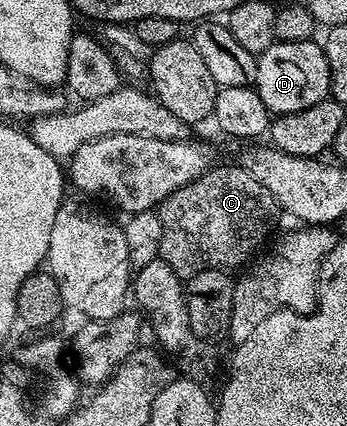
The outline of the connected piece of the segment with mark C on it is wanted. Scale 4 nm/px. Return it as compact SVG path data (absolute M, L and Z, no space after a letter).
M239 163L209 167L194 182L174 190L158 205L162 222L159 259L165 260L181 278L202 270L233 270L253 259L256 247L272 228L272 211L278 205L272 195Z

